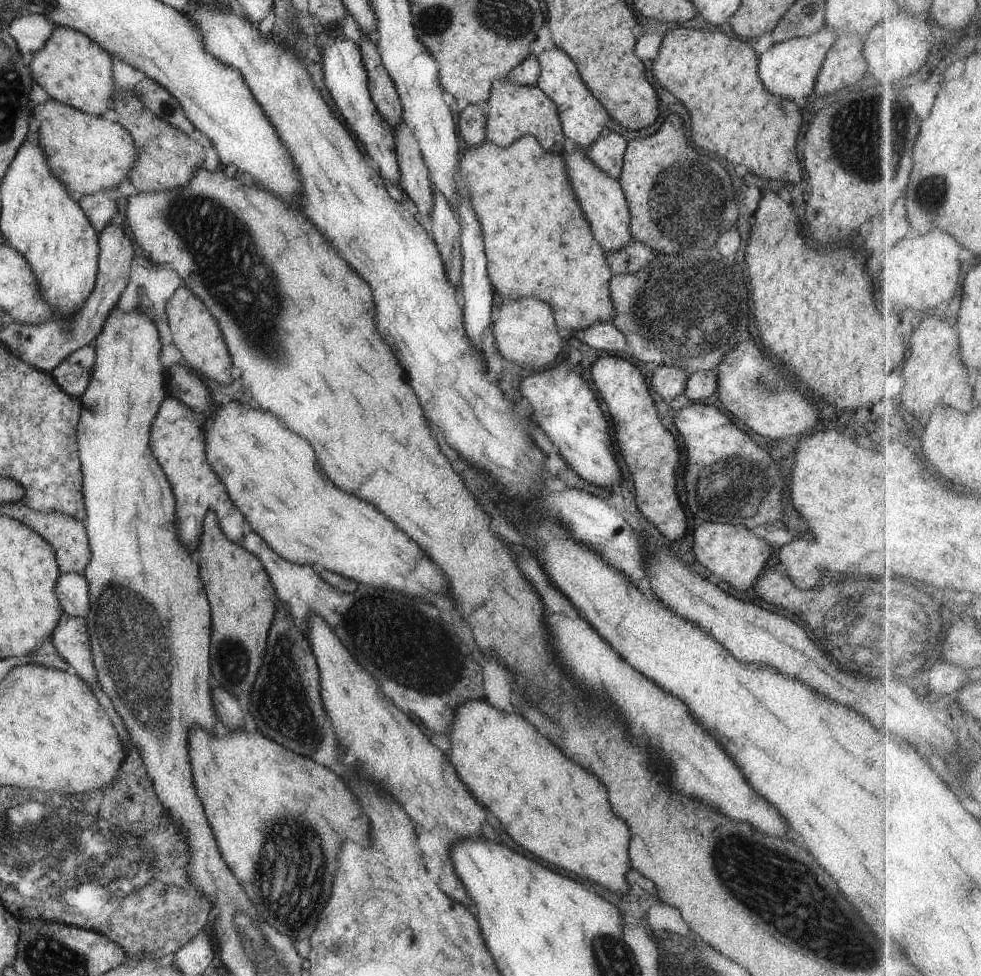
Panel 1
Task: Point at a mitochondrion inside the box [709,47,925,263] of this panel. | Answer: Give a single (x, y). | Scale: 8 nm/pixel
(875, 158)

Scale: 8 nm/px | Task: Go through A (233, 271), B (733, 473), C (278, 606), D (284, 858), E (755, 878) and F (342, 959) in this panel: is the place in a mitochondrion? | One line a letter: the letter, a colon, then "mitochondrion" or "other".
A: mitochondrion
B: mitochondrion
C: other
D: mitochondrion
E: mitochondrion
F: other

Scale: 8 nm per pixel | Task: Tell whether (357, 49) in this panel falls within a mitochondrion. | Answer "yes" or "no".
no

